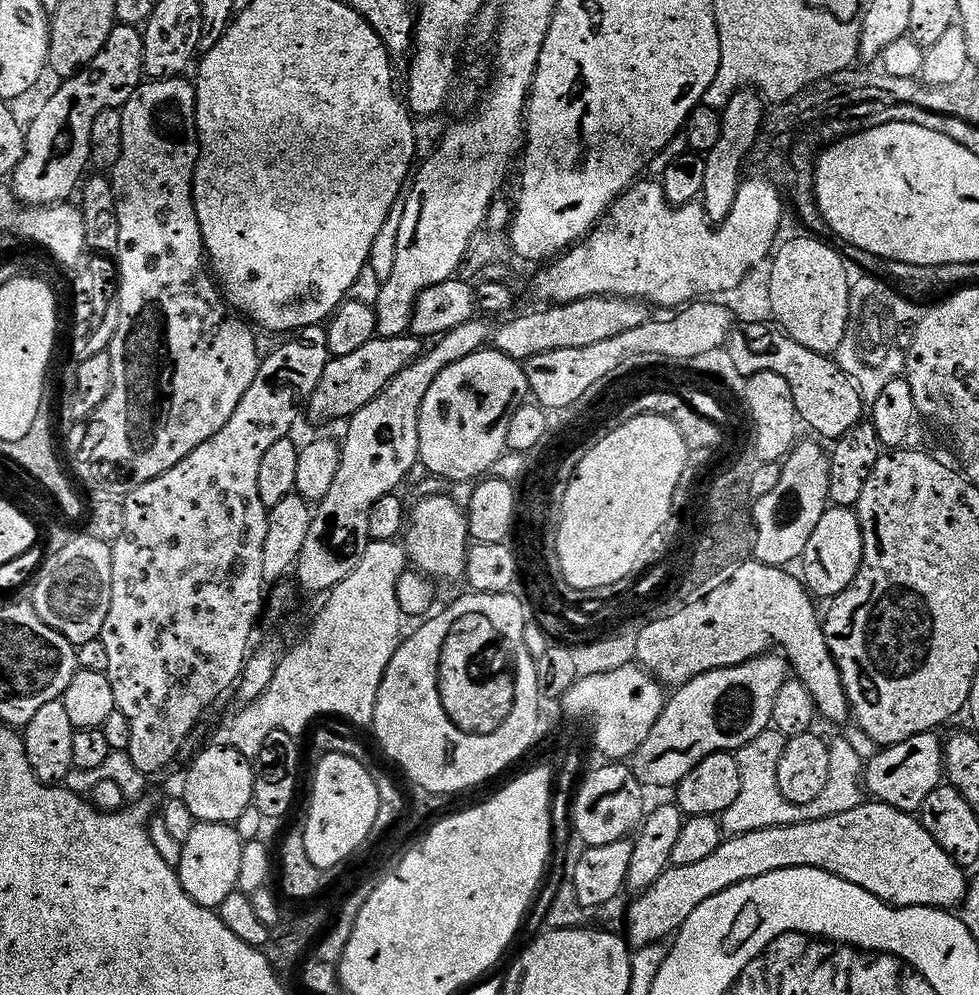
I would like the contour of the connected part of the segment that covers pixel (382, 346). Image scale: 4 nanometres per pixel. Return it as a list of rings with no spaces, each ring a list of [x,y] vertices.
[[[411,334],[398,338],[377,338],[354,350],[354,354],[331,357],[312,399],[306,405],[306,416],[316,424],[324,424],[327,420],[347,421],[355,412],[362,410],[362,406],[382,394],[384,387],[398,374],[402,374],[402,370],[420,359],[420,344],[421,341]]]

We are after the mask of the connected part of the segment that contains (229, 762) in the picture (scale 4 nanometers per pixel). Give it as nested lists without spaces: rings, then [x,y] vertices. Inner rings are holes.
[[[223,743],[213,748],[204,748],[192,760],[184,776],[182,799],[196,822],[201,824],[235,825],[242,812],[253,805],[254,771],[253,761],[247,760],[238,750]]]

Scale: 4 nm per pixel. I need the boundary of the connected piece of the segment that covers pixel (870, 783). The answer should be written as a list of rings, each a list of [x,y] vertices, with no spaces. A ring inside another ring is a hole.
[[[923,732],[906,742],[889,744],[863,769],[863,787],[873,801],[880,801],[900,812],[916,814],[921,811],[930,794],[945,779],[944,746],[936,732]]]

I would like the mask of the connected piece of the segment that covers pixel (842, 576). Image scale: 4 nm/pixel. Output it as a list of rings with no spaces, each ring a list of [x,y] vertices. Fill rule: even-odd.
[[[829,507],[822,514],[814,534],[810,534],[810,542],[806,542],[806,550],[802,557],[804,564],[803,583],[813,597],[828,596],[834,598],[842,594],[854,582],[858,570],[862,566],[862,530],[860,520],[851,508]]]

